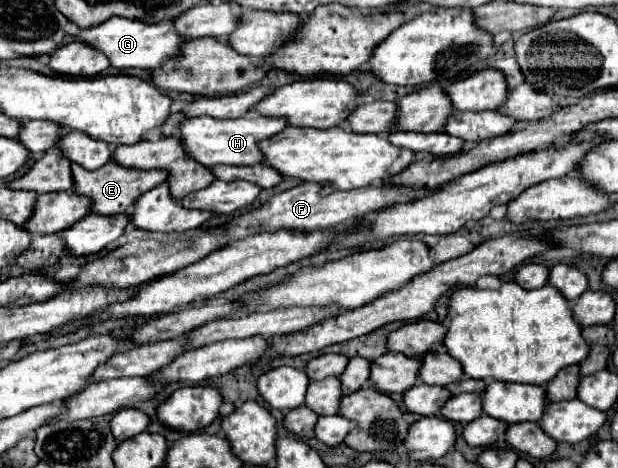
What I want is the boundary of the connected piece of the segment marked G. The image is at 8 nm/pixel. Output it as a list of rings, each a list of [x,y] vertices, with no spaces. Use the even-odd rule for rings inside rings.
[[[110,18],[100,26],[78,30],[78,34],[74,34],[74,40],[106,54],[106,58],[110,60],[110,66],[116,70],[154,68],[156,64],[162,64],[162,60],[176,56],[176,52],[180,50],[180,44],[184,42],[184,38],[176,38],[172,22],[136,24],[136,20],[124,20],[124,18]]]

